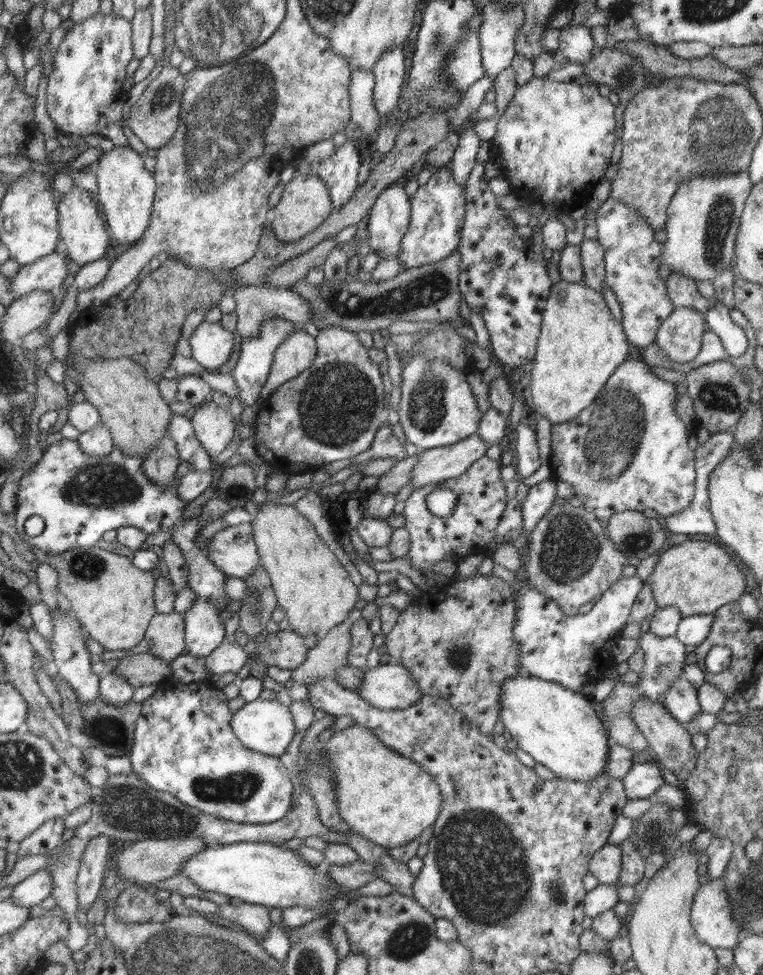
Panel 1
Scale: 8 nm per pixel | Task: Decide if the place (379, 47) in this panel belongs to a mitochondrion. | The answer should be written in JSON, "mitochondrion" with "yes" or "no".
{"mitochondrion":"no"}

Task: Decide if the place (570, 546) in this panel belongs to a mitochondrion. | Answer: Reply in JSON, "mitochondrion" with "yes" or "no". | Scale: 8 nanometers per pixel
{"mitochondrion":"yes"}

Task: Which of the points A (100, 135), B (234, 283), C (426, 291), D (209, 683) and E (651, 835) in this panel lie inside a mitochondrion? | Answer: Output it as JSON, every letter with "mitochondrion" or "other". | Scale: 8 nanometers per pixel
{"A":"other","B":"other","C":"mitochondrion","D":"other","E":"mitochondrion"}

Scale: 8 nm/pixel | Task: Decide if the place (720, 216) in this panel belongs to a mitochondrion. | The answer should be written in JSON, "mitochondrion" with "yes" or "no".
{"mitochondrion":"yes"}

